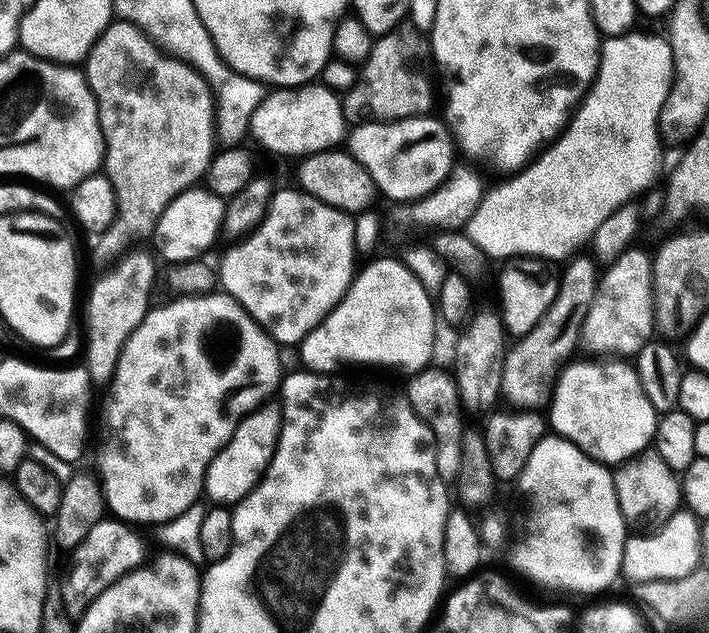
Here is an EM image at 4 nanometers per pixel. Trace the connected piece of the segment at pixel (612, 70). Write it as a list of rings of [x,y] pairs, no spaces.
[[[633,30],[625,36],[609,36],[600,45],[600,65],[596,71],[596,79],[593,80],[591,88],[584,93],[583,100],[576,105],[569,121],[564,126],[564,131],[547,145],[531,162],[524,165],[515,174],[509,175],[508,180],[501,182],[497,188],[489,187],[484,193],[482,202],[478,210],[468,220],[466,231],[468,236],[476,243],[477,249],[488,256],[493,256],[496,260],[504,260],[507,256],[524,256],[520,258],[535,258],[540,262],[553,262],[552,260],[567,261],[574,256],[581,248],[580,244],[587,245],[592,236],[624,204],[631,204],[637,199],[636,195],[644,191],[656,178],[660,172],[660,115],[664,109],[665,102],[672,89],[672,71],[674,62],[672,61],[672,47],[668,45],[667,39],[663,35],[651,36],[648,32]]]

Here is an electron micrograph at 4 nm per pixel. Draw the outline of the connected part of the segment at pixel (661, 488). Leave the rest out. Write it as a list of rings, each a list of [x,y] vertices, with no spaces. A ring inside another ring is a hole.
[[[645,450],[631,460],[624,461],[612,472],[614,490],[618,494],[618,506],[624,515],[625,525],[636,530],[655,530],[665,524],[682,504],[681,477],[654,450]]]

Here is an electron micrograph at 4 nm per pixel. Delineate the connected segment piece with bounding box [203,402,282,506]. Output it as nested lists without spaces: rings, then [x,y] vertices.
[[[265,402],[249,414],[234,430],[234,434],[218,450],[218,454],[210,462],[204,479],[203,495],[212,499],[216,506],[235,506],[245,500],[256,484],[264,477],[264,471],[270,466],[276,443],[280,437],[280,421],[282,408],[279,403]]]

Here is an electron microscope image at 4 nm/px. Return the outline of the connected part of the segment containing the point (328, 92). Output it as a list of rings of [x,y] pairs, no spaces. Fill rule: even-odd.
[[[309,82],[300,85],[299,88],[276,88],[269,91],[258,106],[258,110],[254,110],[250,134],[266,151],[273,152],[276,156],[303,158],[315,152],[326,152],[343,145],[349,131],[350,125],[344,119],[341,97],[321,82]]]

